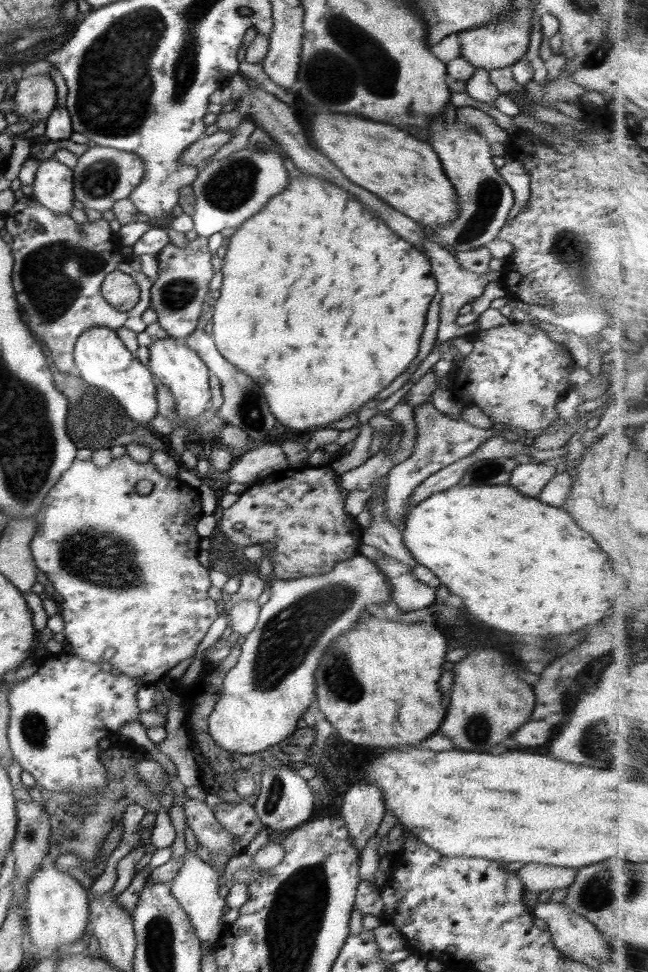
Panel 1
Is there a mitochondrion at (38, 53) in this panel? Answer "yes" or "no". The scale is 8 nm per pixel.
no

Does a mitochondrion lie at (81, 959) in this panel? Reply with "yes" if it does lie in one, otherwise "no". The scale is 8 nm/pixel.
no

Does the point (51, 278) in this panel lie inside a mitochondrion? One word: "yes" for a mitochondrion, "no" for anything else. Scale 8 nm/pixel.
yes

